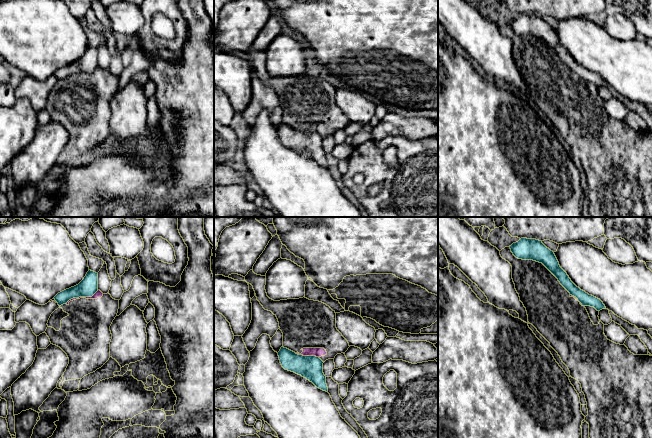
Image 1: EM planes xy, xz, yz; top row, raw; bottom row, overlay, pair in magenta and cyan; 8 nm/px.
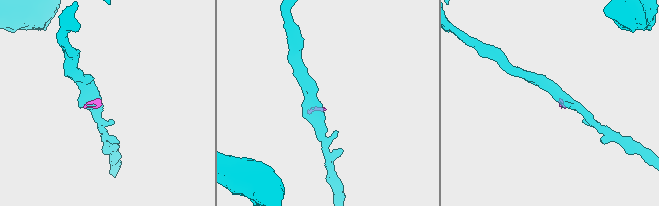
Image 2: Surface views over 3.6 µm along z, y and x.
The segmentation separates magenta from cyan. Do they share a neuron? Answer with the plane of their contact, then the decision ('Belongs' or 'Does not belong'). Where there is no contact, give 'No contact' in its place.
Touches magenta in xy. Does not belong

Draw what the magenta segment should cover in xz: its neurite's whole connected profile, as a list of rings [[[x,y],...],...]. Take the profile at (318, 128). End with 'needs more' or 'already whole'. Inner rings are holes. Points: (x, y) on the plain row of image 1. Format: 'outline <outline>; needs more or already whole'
outline [[[253,46],[245,52],[245,57],[253,62],[257,76],[263,84],[277,93],[283,109],[284,124],[298,131],[319,133],[325,138],[328,135],[334,135],[337,130],[345,129],[350,123],[348,117],[336,104],[335,87],[326,80],[305,73],[274,77],[267,72],[265,66],[266,52],[257,51]]]; needs more

